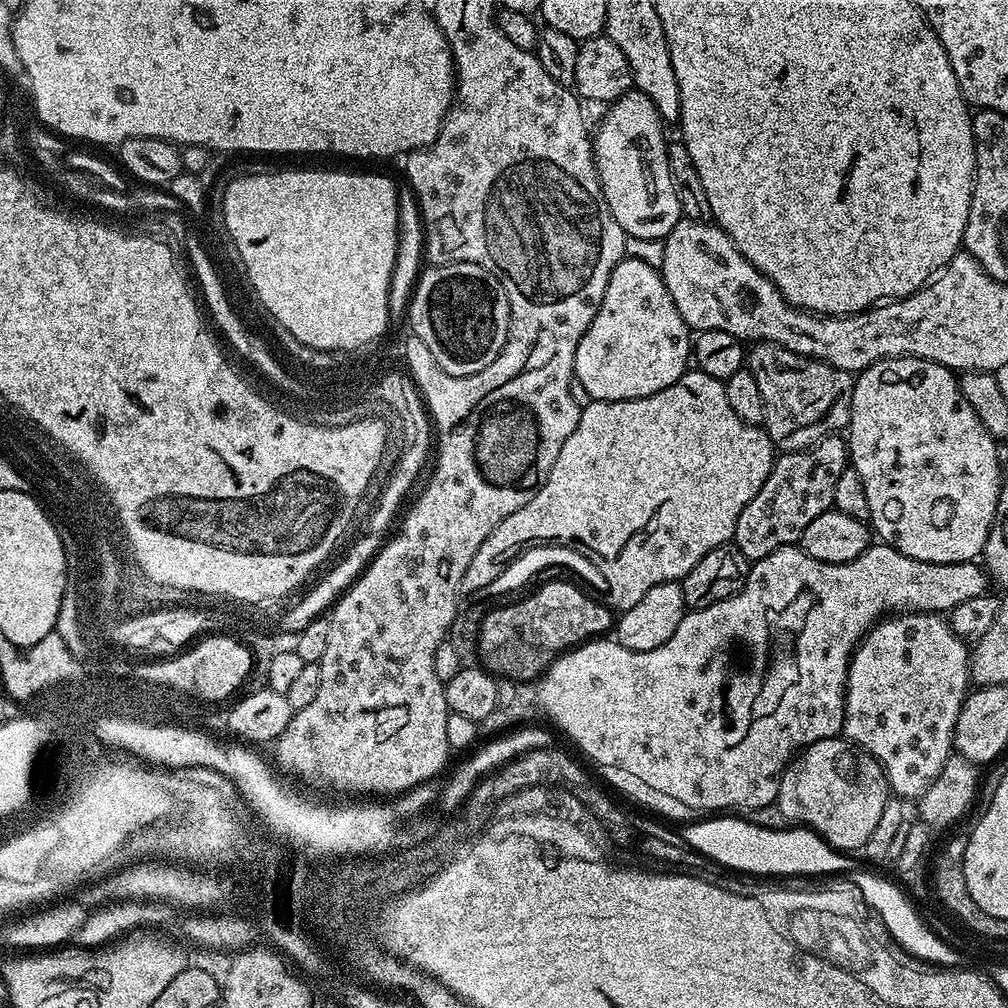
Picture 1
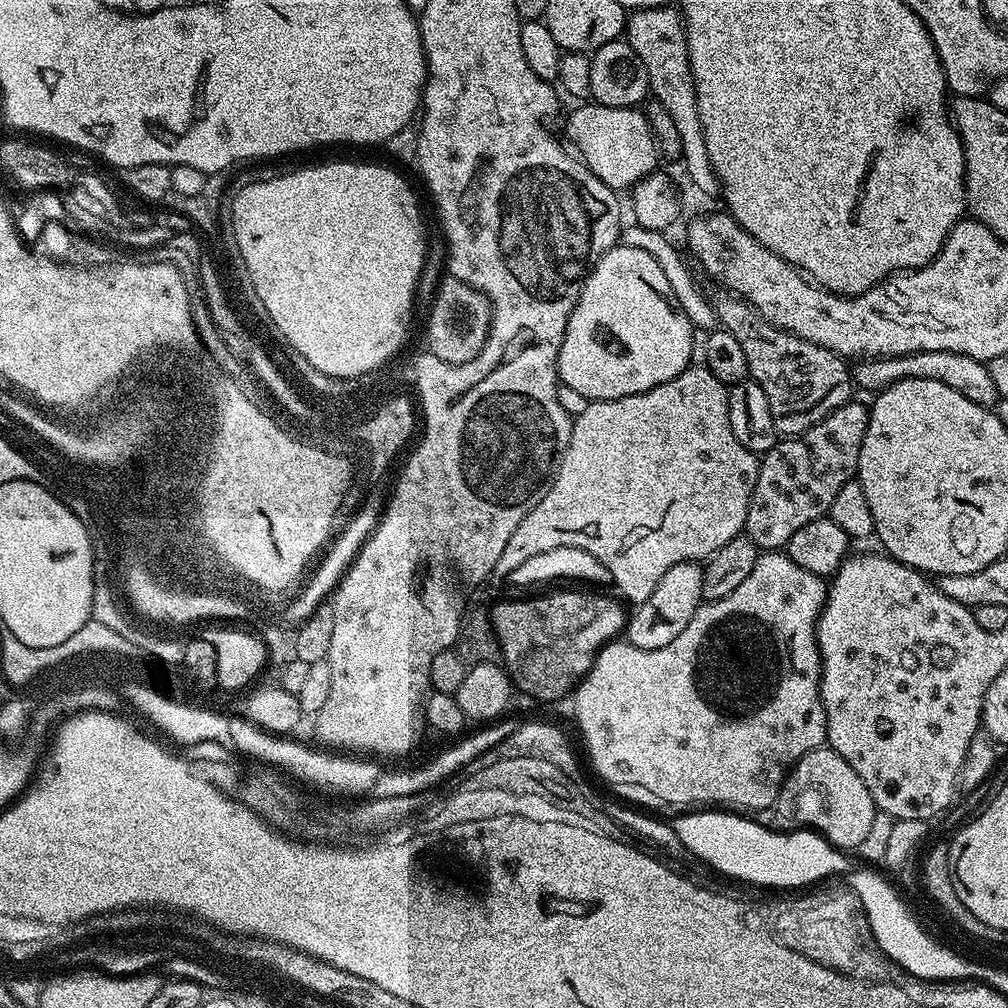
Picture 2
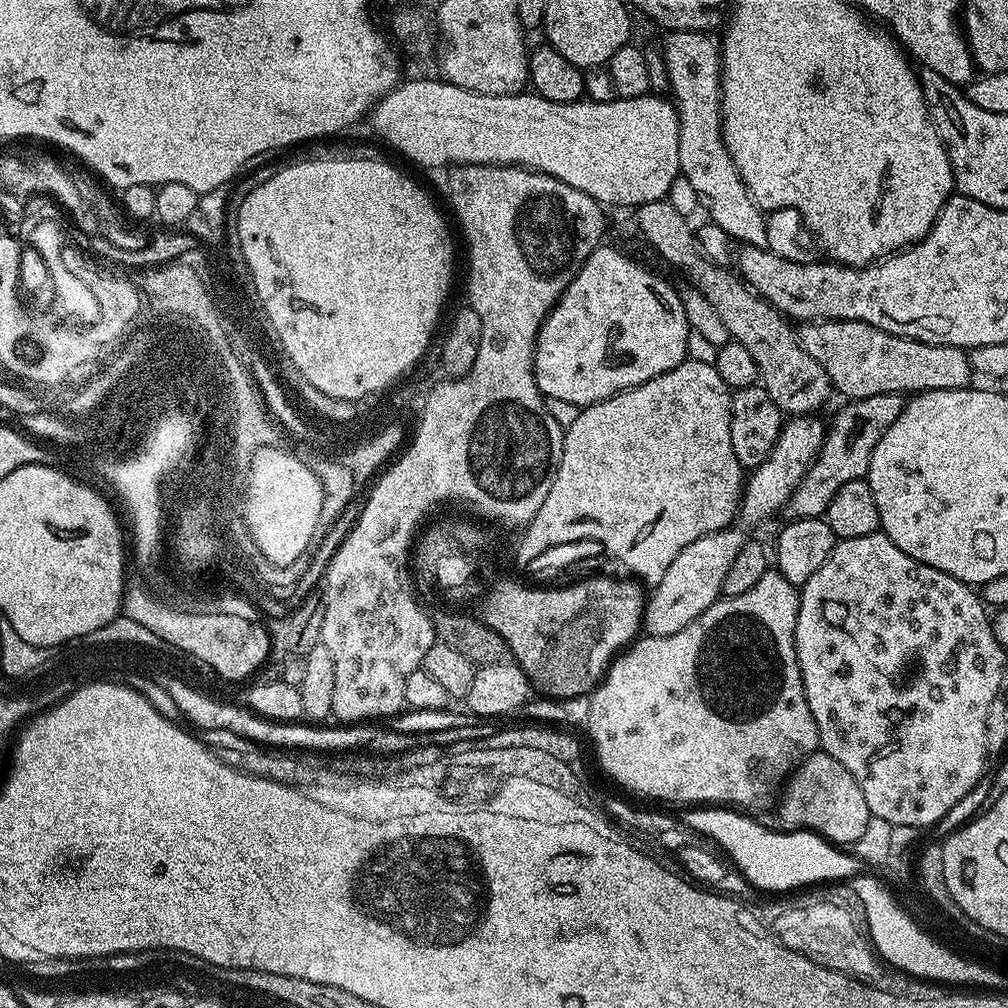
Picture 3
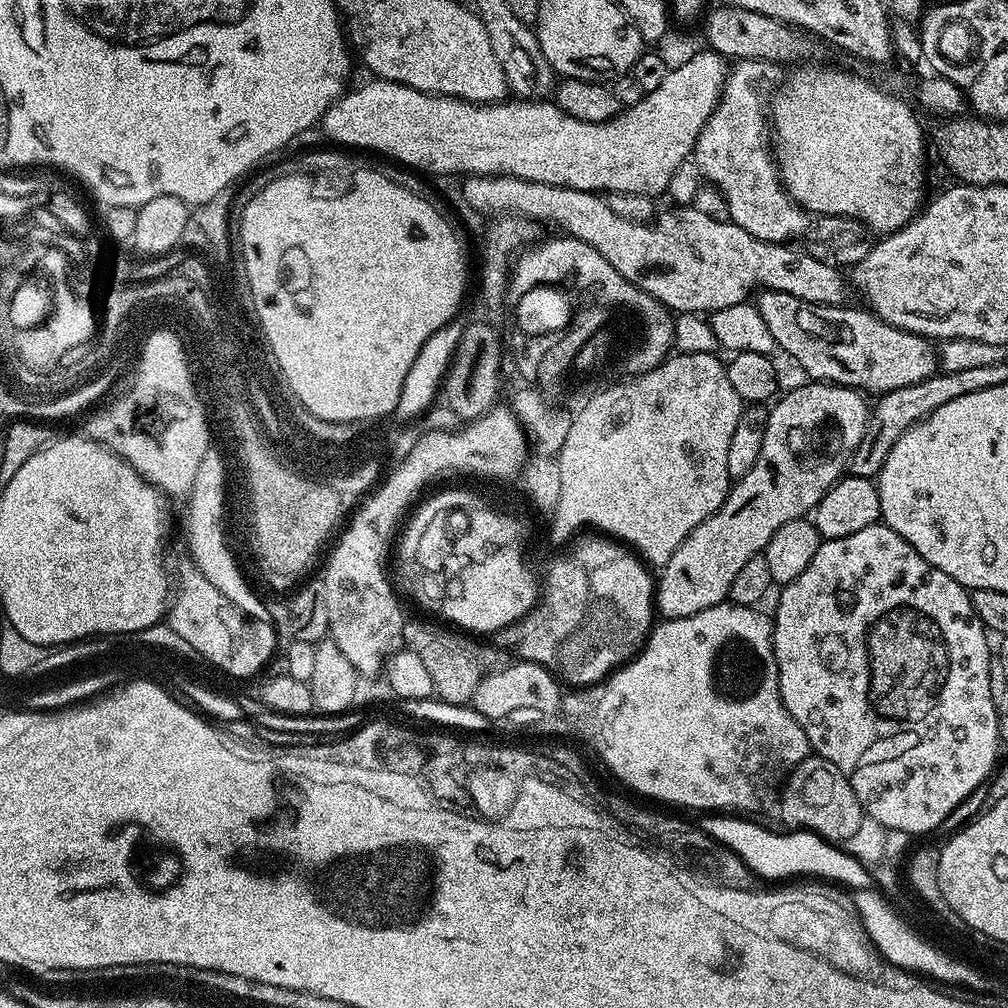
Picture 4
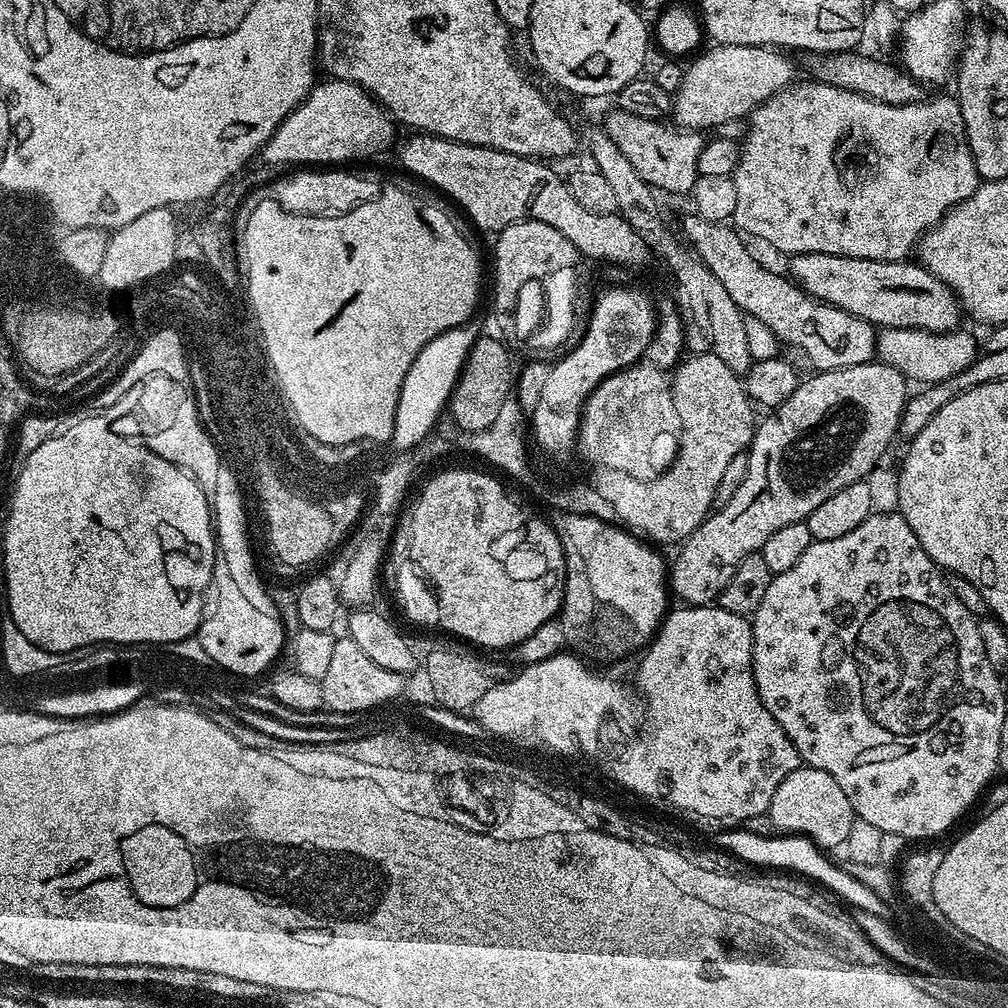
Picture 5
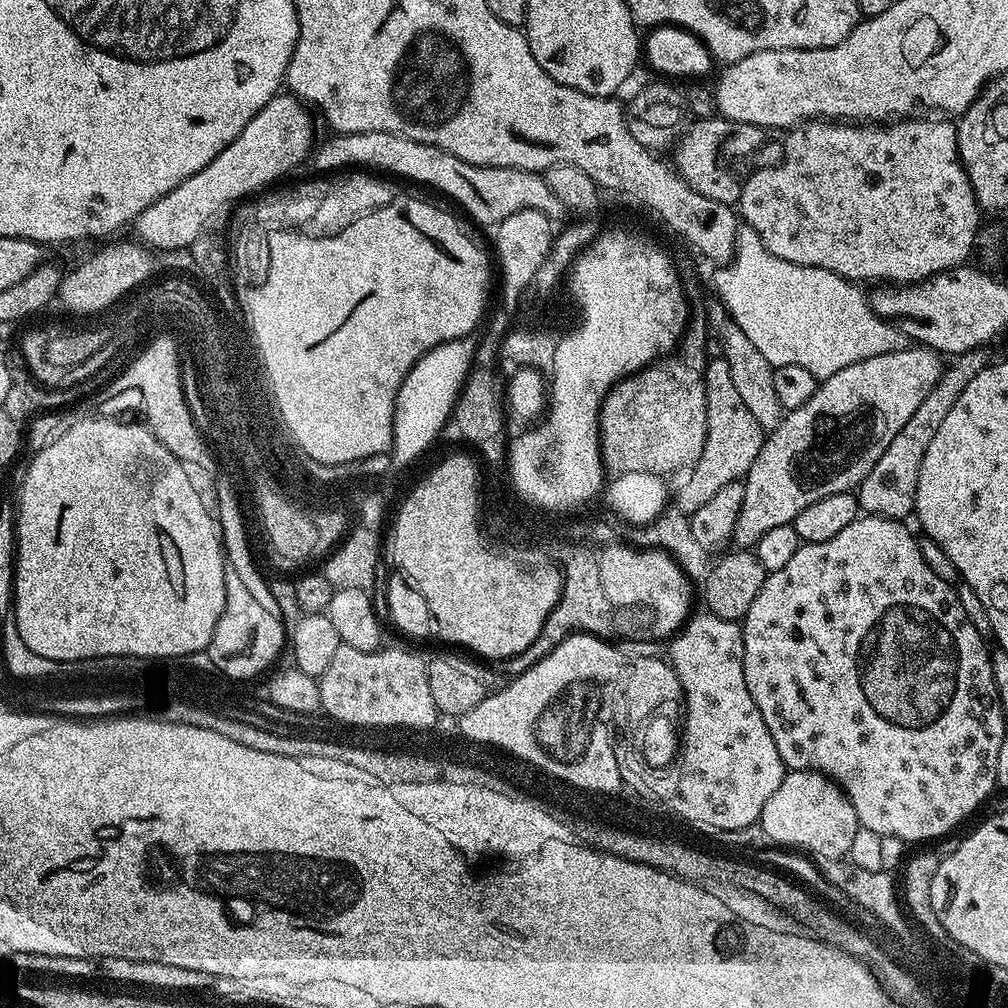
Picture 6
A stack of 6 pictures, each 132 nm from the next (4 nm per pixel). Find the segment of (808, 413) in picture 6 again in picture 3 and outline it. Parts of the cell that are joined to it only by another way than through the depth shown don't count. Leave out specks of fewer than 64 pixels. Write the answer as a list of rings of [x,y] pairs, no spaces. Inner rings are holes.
[[[816,414],[794,416],[781,428],[774,450],[768,455],[766,462],[762,462],[757,468],[751,469],[750,475],[747,477],[744,494],[740,501],[739,515],[741,517],[749,516],[752,520],[768,520],[775,512],[779,513],[783,509],[784,503],[790,498],[790,494],[796,489],[798,482],[802,482],[802,478],[808,473],[808,467],[812,465],[812,461],[820,453],[826,431],[825,421],[820,421],[820,418]],[[729,526],[718,530],[714,534],[706,534],[698,538],[698,542],[690,542],[670,567],[662,582],[658,582],[651,589],[652,597],[647,597],[642,617],[642,628],[649,636],[669,636],[678,634],[690,622],[694,622],[711,604],[721,599],[724,590],[724,579],[738,558],[738,550],[746,543],[746,536],[737,526]]]

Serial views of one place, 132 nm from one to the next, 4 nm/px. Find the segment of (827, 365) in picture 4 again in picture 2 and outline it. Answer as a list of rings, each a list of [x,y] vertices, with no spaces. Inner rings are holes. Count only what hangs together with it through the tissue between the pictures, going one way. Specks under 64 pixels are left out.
[[[930,350],[929,352],[911,352],[905,356],[882,356],[864,358],[854,368],[854,384],[857,389],[865,388],[869,394],[881,392],[894,382],[905,378],[930,378],[941,380],[946,386],[958,390],[962,398],[970,398],[970,402],[978,402],[985,406],[997,403],[998,397],[994,381],[990,378],[987,363],[978,358],[970,358],[970,354],[954,354],[950,350]]]

